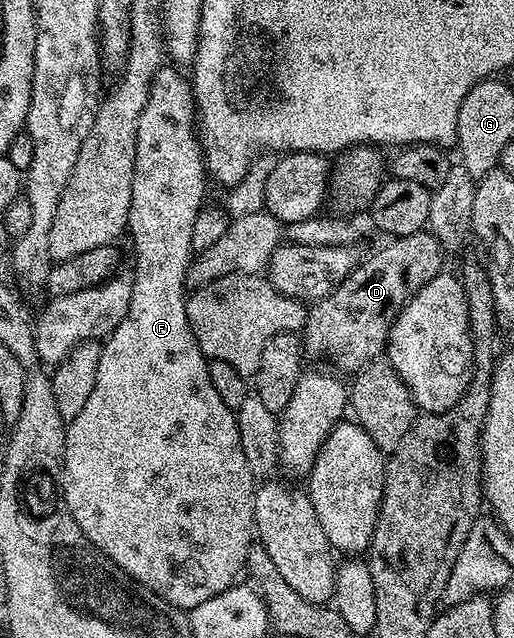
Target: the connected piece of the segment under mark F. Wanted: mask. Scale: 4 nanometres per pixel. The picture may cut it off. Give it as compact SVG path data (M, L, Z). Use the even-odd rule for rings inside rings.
M167 64L155 73L149 84L145 108L141 108L141 120L137 120L133 196L129 200L126 229L129 238L131 234L132 244L135 245L135 276L130 279L132 295L129 296L126 316L102 343L97 364L97 384L93 384L93 392L89 392L89 400L85 400L85 408L81 408L81 412L77 412L77 416L66 423L61 485L63 499L73 520L77 520L77 528L85 532L85 536L105 557L113 560L113 564L122 568L123 573L130 576L134 582L140 582L142 586L159 594L169 604L189 612L197 604L205 604L205 600L225 592L236 581L235 573L238 570L240 573L246 567L247 553L253 545L253 499L257 480L249 472L249 464L245 464L245 452L241 452L241 432L237 428L236 411L231 410L229 404L221 400L217 388L213 388L213 380L209 380L207 367L209 359L201 352L187 319L188 295L183 294L185 275L193 257L191 249L193 224L205 205L203 197L207 194L209 175L207 167L203 165L199 145L197 111L195 95L191 92L191 80L184 71L182 74L179 70L182 69Z

